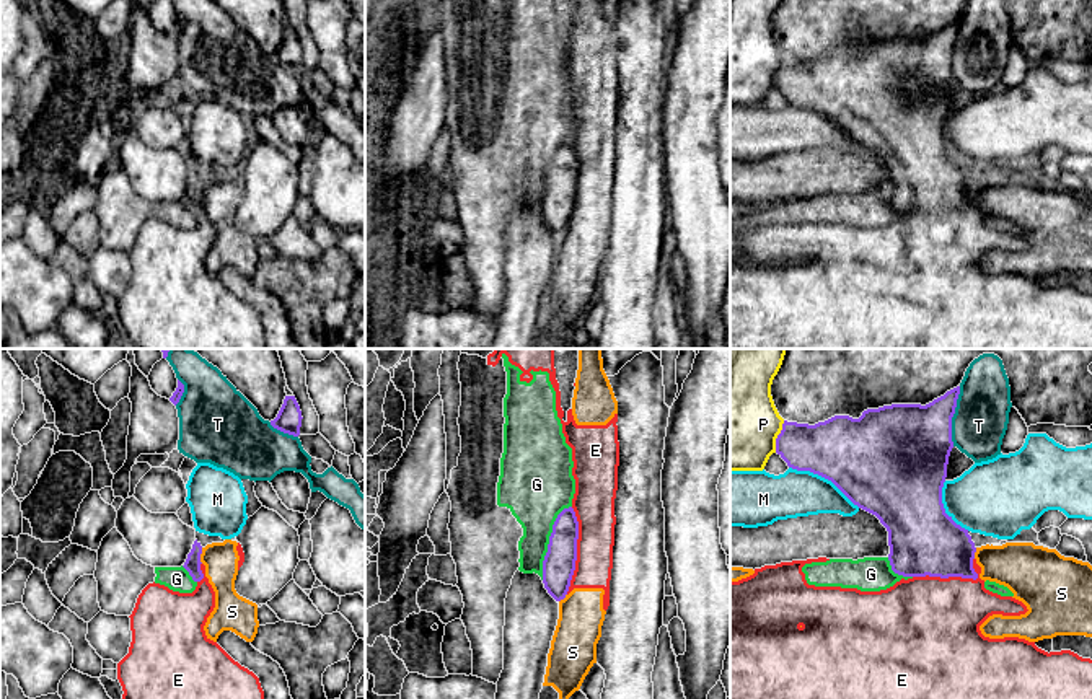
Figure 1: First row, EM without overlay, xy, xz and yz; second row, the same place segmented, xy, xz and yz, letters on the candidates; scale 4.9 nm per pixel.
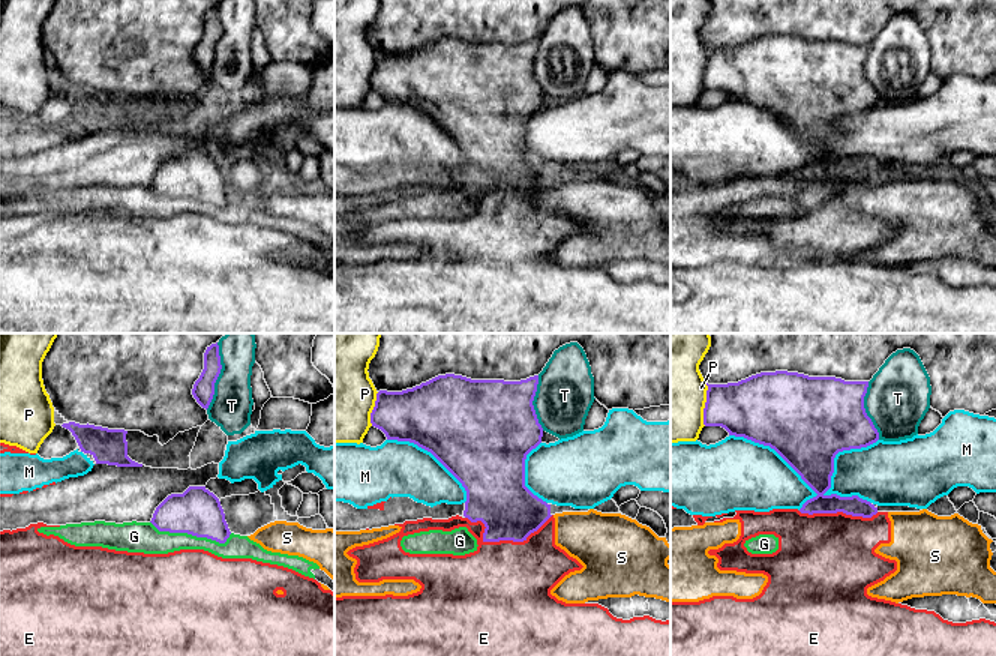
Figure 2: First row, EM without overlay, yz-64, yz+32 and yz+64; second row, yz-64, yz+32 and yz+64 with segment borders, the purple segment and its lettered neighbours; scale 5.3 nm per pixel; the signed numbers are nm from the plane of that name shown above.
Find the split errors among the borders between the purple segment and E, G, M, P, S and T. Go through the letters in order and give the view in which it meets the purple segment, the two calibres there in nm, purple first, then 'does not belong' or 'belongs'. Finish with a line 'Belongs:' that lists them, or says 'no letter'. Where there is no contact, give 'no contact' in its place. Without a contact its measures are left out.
E: meets purple in xz; 160 nm thick on the purple side, 200 nm on the other; belongs
G: meets purple in xz; 160 nm thick on the purple side, 300 nm on the other; does not belong
M: meets purple in yz; 440 nm thick on the purple side, 220 nm on the other; does not belong
P: meets purple in yz; 280 nm thick on the purple side, 460 nm on the other; does not belong
S: meets purple in xy; 80 nm thick on the purple side, 170 nm on the other; does not belong
T: meets purple in yz; 400 nm thick on the purple side, 280 nm on the other; does not belong
Belongs: E

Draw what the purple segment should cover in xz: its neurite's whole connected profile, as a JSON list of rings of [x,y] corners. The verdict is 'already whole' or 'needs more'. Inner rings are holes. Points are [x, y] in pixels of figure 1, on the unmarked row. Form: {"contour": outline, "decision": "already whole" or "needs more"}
{"contour": [[[515,0],[530,18],[533,7],[548,7],[556,26],[556,46],[566,78],[572,83],[575,129],[549,171],[543,196],[543,218],[556,235],[574,223],[603,223],[603,244],[610,241],[610,215],[614,181],[614,134],[618,125],[619,77],[618,49],[606,60],[577,60],[572,44],[561,42],[554,0]]], "decision": "needs more"}

